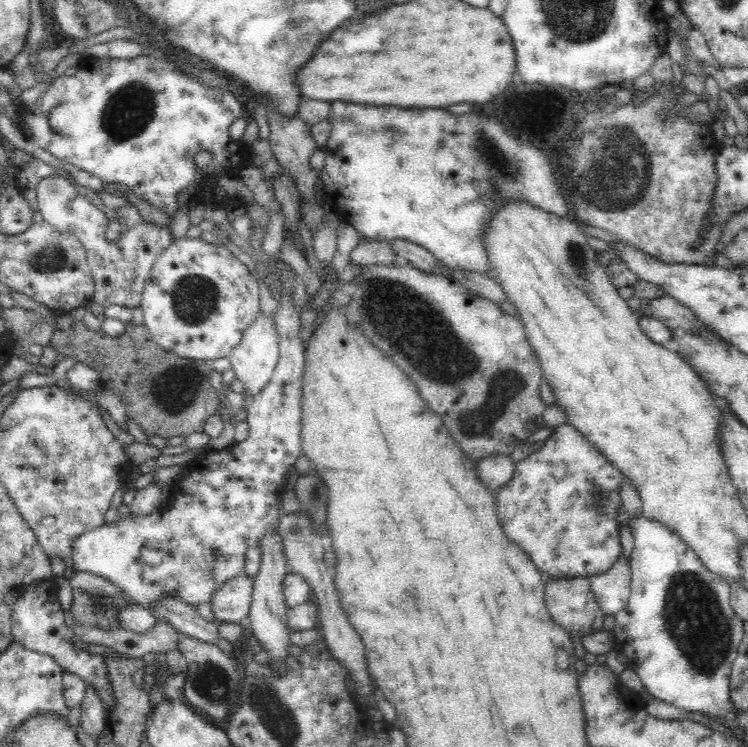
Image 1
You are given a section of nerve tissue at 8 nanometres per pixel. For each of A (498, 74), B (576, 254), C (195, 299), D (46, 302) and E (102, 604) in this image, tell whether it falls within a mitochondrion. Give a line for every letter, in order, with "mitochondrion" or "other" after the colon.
A: other
B: mitochondrion
C: mitochondrion
D: other
E: mitochondrion

